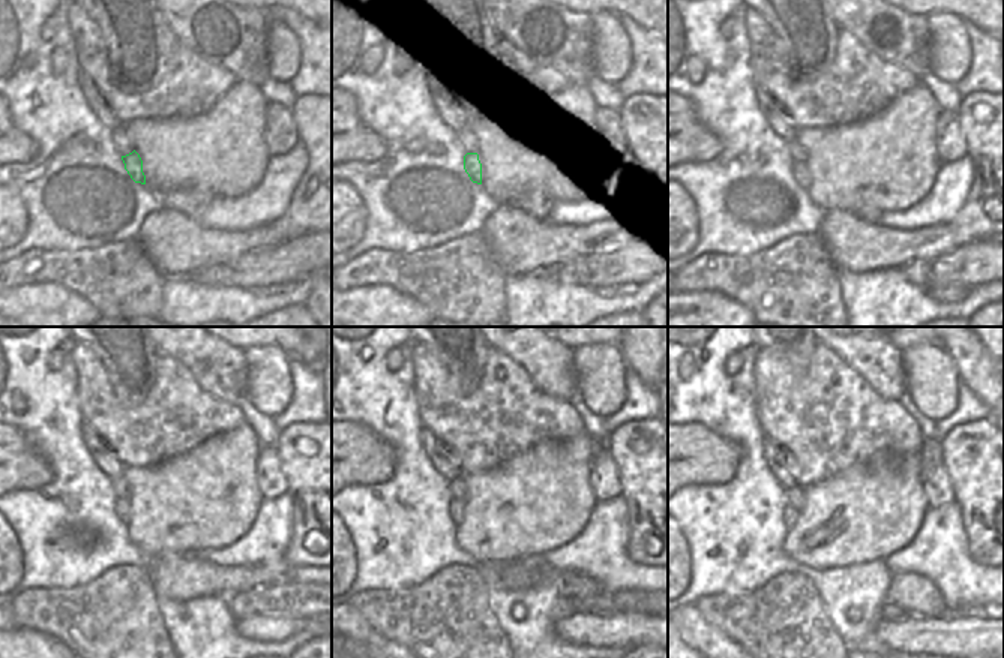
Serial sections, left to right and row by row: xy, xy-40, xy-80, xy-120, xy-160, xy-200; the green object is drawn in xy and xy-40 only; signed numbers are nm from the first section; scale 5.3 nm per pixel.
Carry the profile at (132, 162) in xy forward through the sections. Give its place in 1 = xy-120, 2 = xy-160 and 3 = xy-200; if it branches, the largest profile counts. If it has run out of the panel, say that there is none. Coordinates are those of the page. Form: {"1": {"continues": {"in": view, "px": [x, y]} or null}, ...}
{"1": {"continues": {"in": "xy-120", "px": [122, 507]}}, "2": {"continues": {"in": "xy-160", "px": [456, 507]}}, "3": {"continues": {"in": "xy-200", "px": [790, 516]}}}

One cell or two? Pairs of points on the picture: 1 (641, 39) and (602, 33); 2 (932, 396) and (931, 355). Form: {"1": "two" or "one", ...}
{"1": "two", "2": "one"}

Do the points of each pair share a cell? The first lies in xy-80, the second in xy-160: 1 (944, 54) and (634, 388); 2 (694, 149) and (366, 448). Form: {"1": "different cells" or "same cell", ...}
{"1": "different cells", "2": "same cell"}

